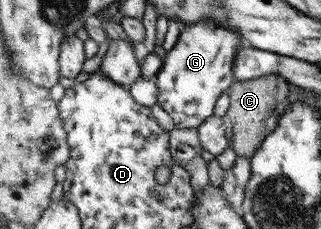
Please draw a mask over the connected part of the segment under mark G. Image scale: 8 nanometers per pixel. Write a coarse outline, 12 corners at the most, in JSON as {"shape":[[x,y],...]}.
{"shape":[[208,18],[181,25],[155,76],[176,127],[199,129],[247,43]]}

